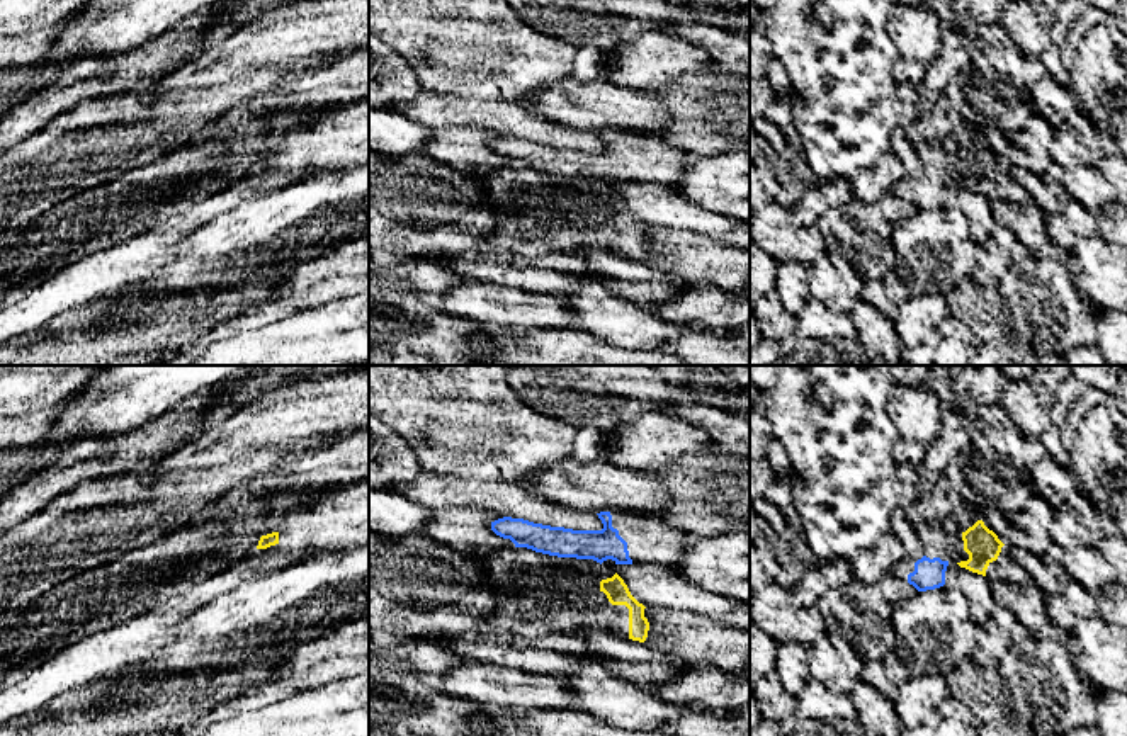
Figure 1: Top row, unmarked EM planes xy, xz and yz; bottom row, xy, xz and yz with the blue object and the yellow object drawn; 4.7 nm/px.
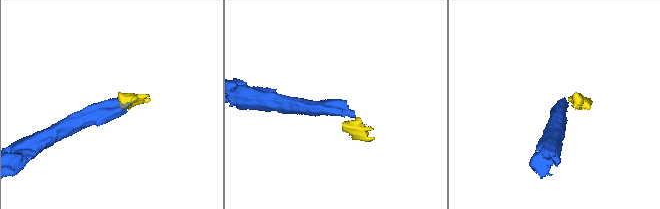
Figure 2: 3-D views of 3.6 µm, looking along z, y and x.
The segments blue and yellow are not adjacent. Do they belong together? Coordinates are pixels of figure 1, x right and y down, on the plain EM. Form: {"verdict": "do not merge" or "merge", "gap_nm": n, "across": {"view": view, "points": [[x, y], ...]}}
{"verdict": "do not merge", "gap_nm": 50, "across": {"view": "xz", "points": [[616, 182], [616, 192]]}}

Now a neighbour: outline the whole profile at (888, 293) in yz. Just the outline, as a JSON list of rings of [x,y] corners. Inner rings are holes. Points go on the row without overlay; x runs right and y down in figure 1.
[[[891,270],[881,279],[865,279],[860,287],[860,299],[867,301],[894,321],[901,304],[909,299],[909,292],[899,275]]]

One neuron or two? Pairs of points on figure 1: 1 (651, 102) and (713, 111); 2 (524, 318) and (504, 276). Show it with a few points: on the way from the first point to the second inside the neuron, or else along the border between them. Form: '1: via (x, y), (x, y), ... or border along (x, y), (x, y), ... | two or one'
1: border along (667, 104), (670, 121), (655, 135) | two
2: border along (470, 279), (548, 294) | two

